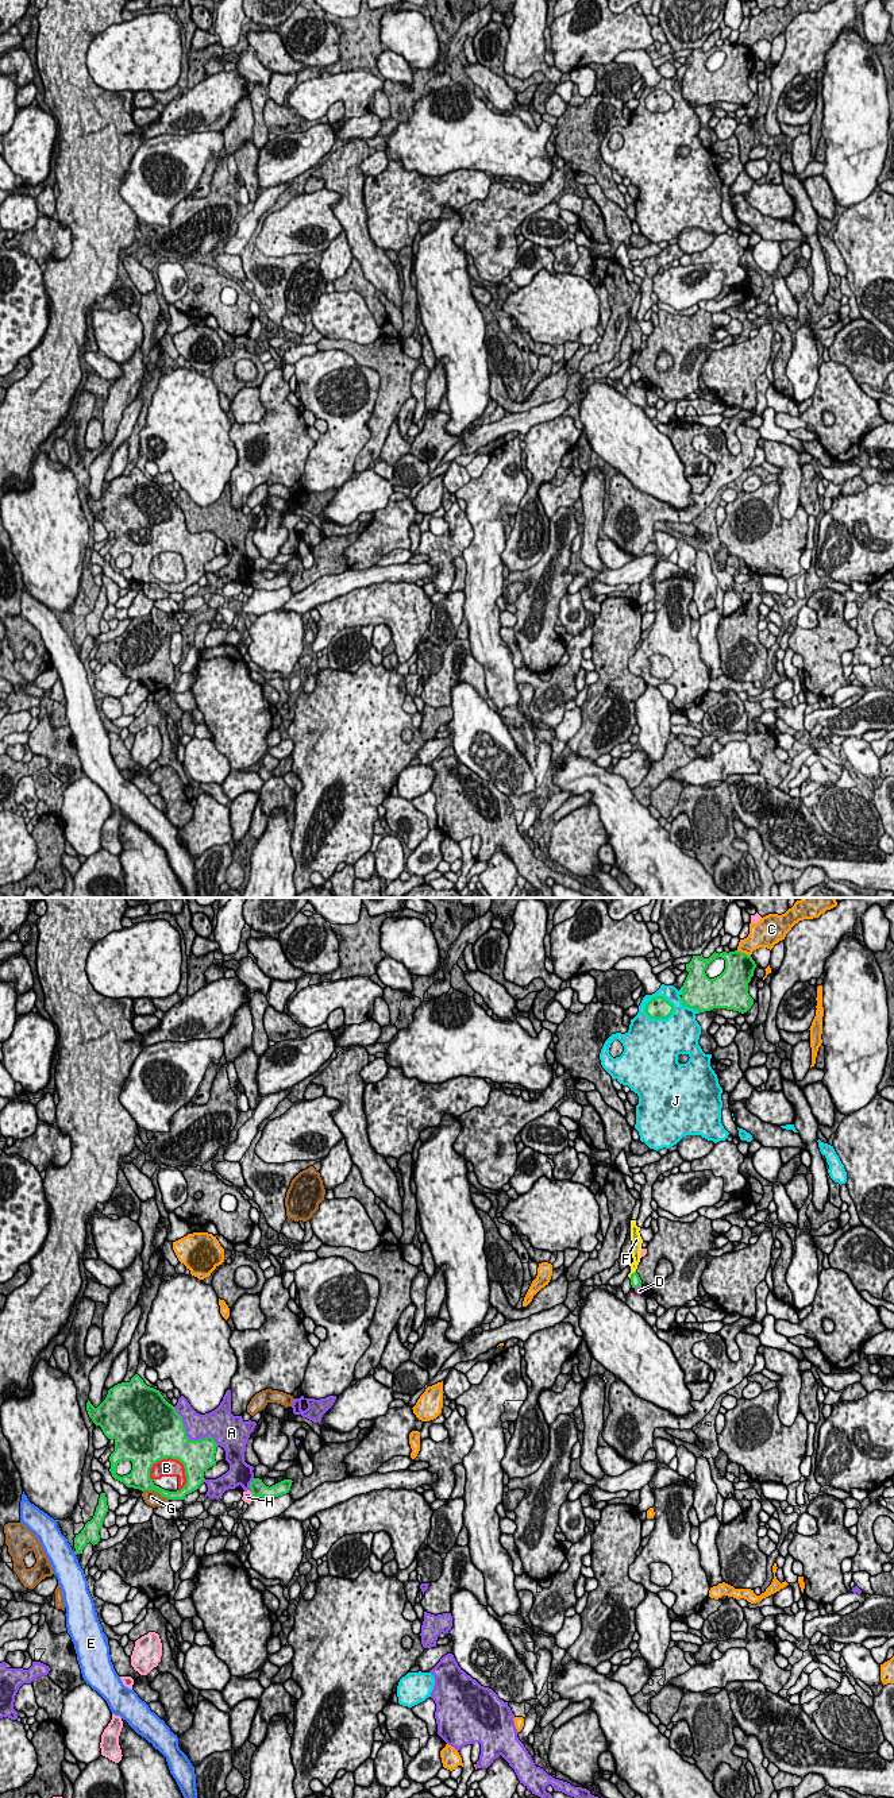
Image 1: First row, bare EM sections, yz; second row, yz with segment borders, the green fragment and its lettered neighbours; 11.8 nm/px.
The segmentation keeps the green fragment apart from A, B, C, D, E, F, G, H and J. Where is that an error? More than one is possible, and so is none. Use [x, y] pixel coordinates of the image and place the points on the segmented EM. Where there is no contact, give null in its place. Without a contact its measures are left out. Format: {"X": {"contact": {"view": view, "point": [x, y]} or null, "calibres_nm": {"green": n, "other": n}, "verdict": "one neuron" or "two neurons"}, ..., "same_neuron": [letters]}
{"A": {"contact": {"view": "yz", "point": [188, 1438]}, "calibres_nm": {"green": 460, "other": 300}, "verdict": "two neurons"}, "B": {"contact": {"view": "yz", "point": [181, 1462]}, "calibres_nm": {"green": 380, "other": 220}, "verdict": "two neurons"}, "C": {"contact": {"view": "yz", "point": [743, 953]}, "calibres_nm": {"green": 360, "other": 240}, "verdict": "two neurons"}, "D": {"contact": {"view": "yz", "point": [638, 1287]}, "calibres_nm": {"green": 130, "other": 90}, "verdict": "two neurons"}, "E": {"contact": null, "verdict": "two neurons"}, "F": {"contact": {"view": "yz", "point": [631, 1274]}, "calibres_nm": {"green": 130, "other": 100}, "verdict": "two neurons"}, "G": {"contact": {"view": "yz", "point": [155, 1490]}, "calibres_nm": {"green": 260, "other": 190}, "verdict": "two neurons"}, "H": {"contact": {"view": "yz", "point": [253, 1494]}, "calibres_nm": {"green": 190, "other": 130}, "verdict": "two neurons"}, "J": {"contact": {"view": "yz", "point": [661, 1018]}, "calibres_nm": {"green": 260, "other": 480}, "verdict": "two neurons"}, "same_neuron": []}

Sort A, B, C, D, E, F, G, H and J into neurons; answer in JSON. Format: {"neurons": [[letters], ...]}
{"neurons": [["A"], ["B"], ["C"], ["D", "F"], ["E"], ["G"], ["H"], ["J"]]}

